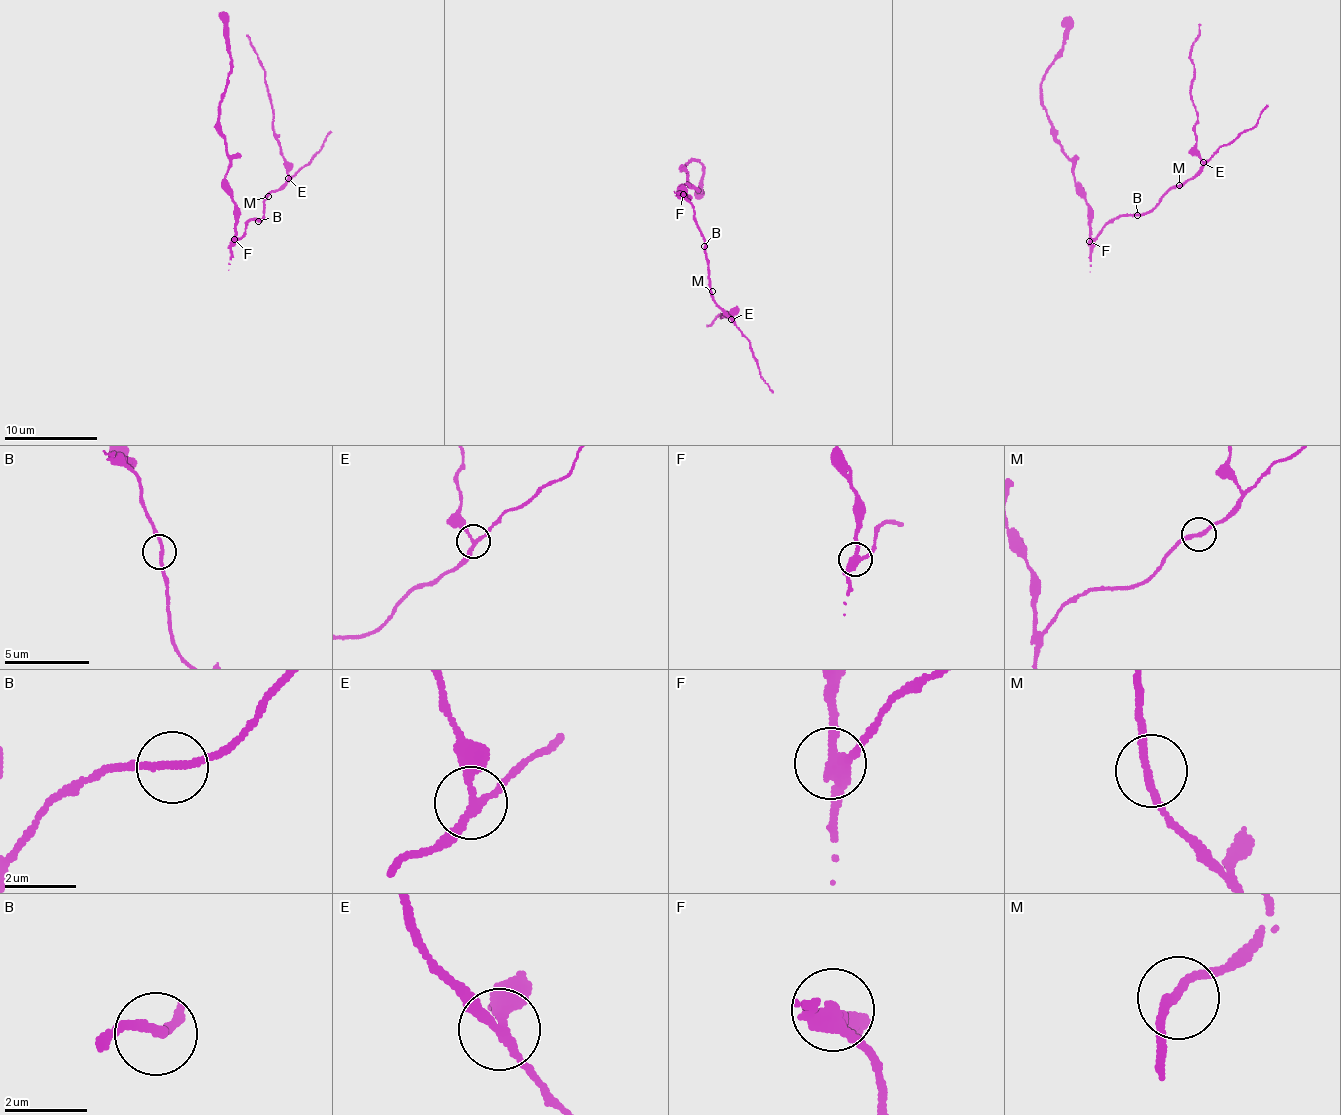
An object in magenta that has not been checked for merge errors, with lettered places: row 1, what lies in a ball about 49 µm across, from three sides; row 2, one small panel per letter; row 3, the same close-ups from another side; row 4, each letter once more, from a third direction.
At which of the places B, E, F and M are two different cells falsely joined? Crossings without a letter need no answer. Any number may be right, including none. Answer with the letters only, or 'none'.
E, F

